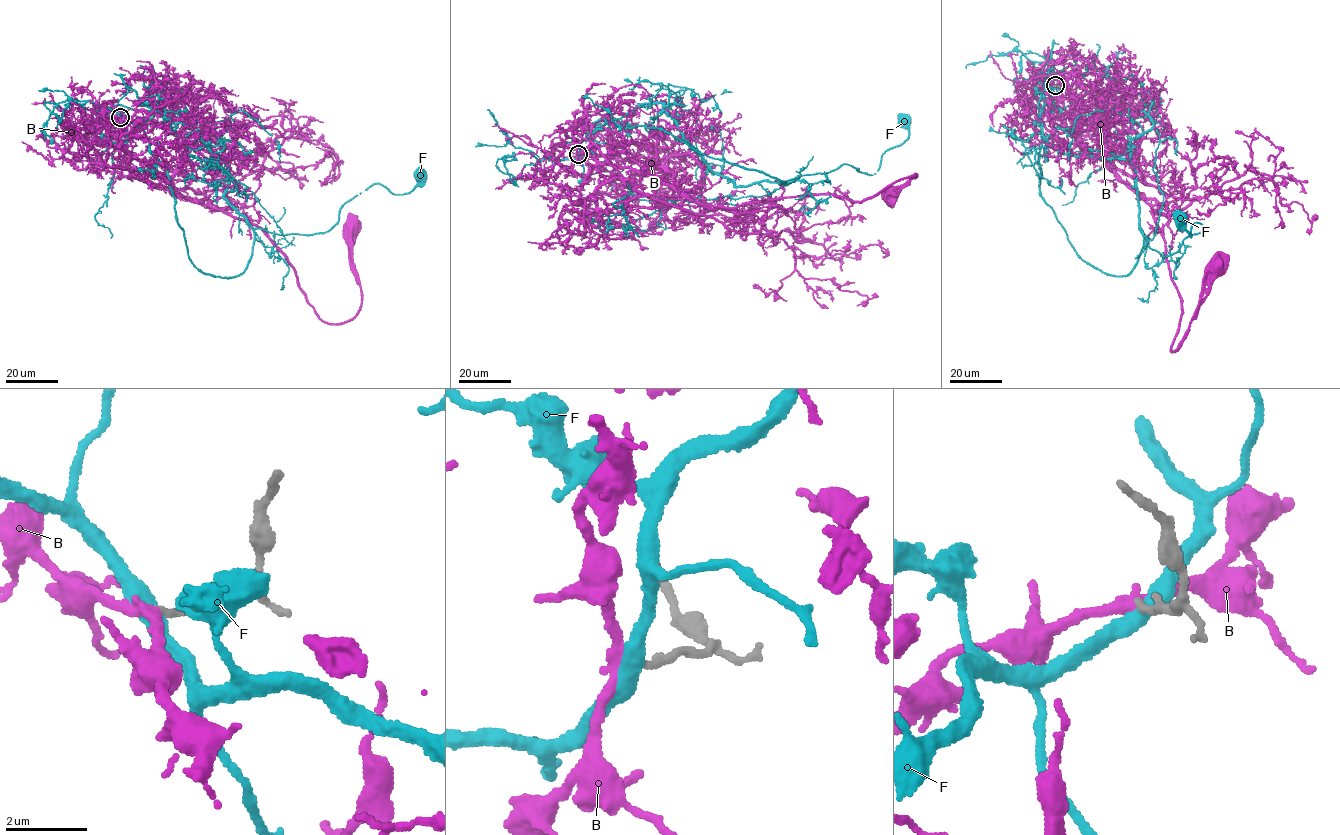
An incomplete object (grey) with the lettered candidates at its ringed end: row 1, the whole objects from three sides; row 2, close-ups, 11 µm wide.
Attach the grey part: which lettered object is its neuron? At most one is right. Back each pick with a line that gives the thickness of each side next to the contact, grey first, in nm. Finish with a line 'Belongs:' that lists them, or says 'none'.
B: calibres 180 and 240 nm
Belongs: B

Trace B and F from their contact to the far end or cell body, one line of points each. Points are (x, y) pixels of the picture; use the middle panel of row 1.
B: (578, 154), (576, 139), (600, 162), (630, 167), (712, 206), (804, 195), (859, 202), (916, 174), (891, 194)
F: (578, 154), (597, 129), (636, 125), (781, 183), (843, 164), (873, 174), (881, 155), (906, 140), (902, 121)

